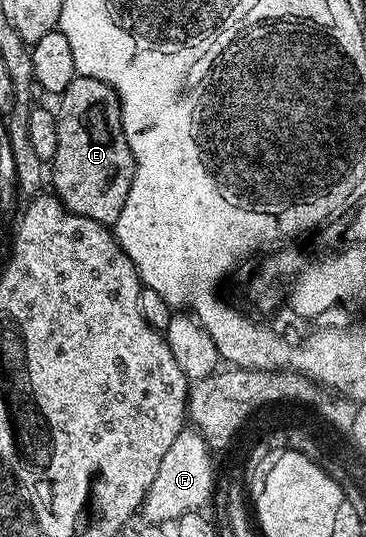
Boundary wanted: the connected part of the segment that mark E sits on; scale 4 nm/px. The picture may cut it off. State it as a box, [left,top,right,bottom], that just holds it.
[51,76,135,226]

